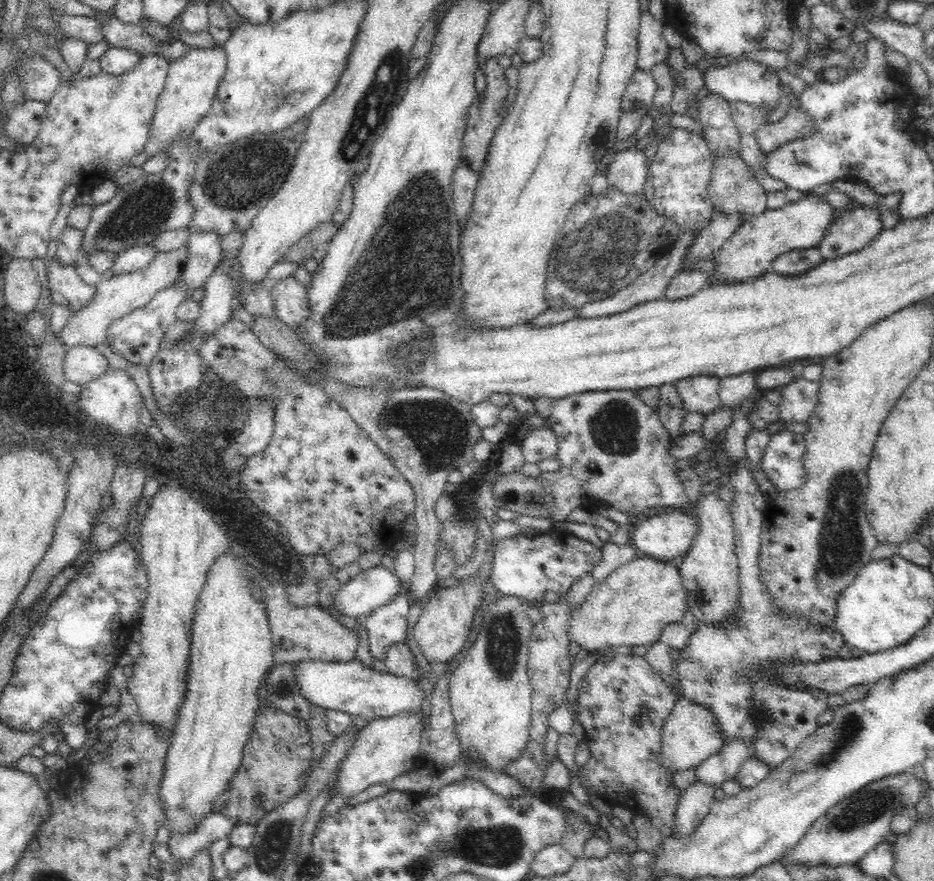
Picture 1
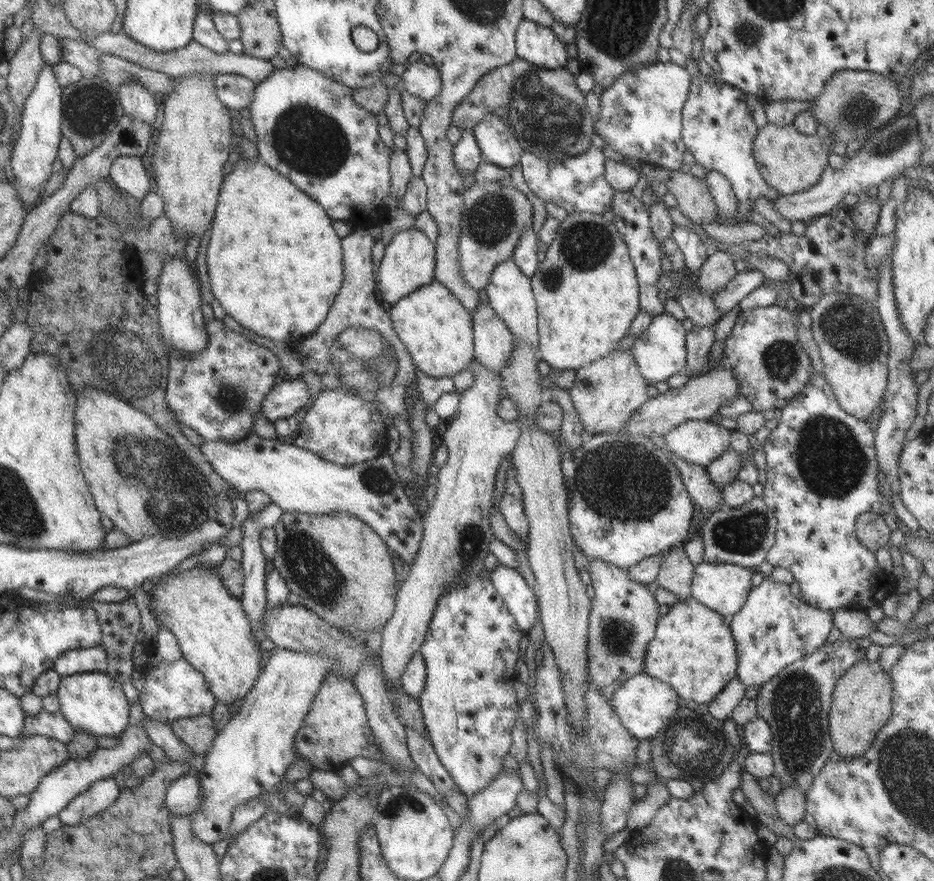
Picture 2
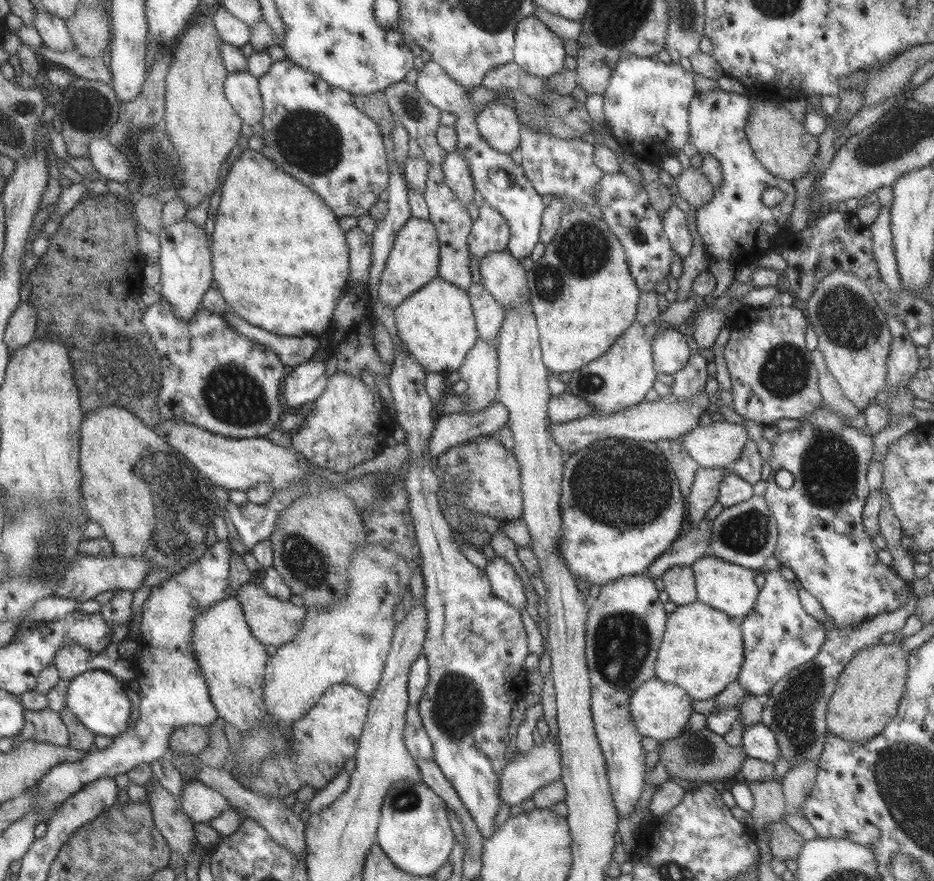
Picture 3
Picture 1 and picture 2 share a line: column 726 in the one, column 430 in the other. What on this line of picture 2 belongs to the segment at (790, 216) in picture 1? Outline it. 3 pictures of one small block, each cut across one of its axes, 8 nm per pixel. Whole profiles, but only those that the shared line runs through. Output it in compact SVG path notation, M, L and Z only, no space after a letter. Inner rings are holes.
M415 226L394 233L384 246L383 258L378 266L379 297L385 304L392 304L406 294L429 284L434 279L435 249L427 234Z

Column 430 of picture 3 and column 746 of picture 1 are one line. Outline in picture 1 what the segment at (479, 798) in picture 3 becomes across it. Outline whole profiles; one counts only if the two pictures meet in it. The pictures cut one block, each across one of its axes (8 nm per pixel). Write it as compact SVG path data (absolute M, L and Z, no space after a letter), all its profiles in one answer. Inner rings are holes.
M748 397L739 409L734 409L722 442L724 454L721 455L721 461L736 468L736 472L732 472L724 481L734 490L734 500L729 503L729 509L736 535L740 590L738 609L728 622L718 625L699 622L696 630L690 632L688 644L678 649L677 657L672 662L681 697L712 711L725 744L734 740L749 742L748 758L760 759L772 770L816 732L819 727L818 716L829 709L830 695L819 688L788 686L779 680L777 670L788 663L819 663L836 658L846 642L834 627L811 622L803 614L786 615L778 609L776 599L763 585L759 554L765 520L762 510L767 502L749 468L746 468L747 457L744 452L744 434L752 430L747 418L754 411L754 402L754 397Z

